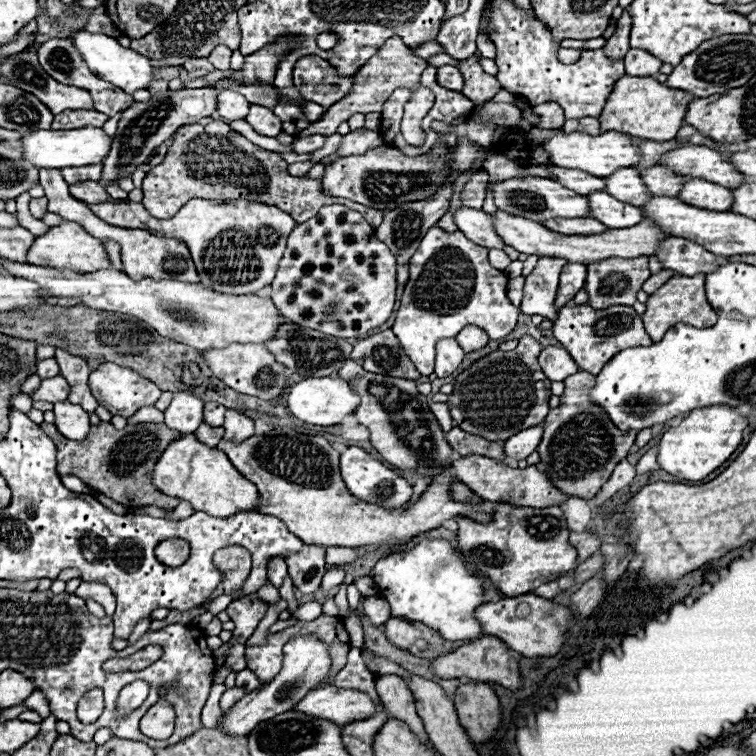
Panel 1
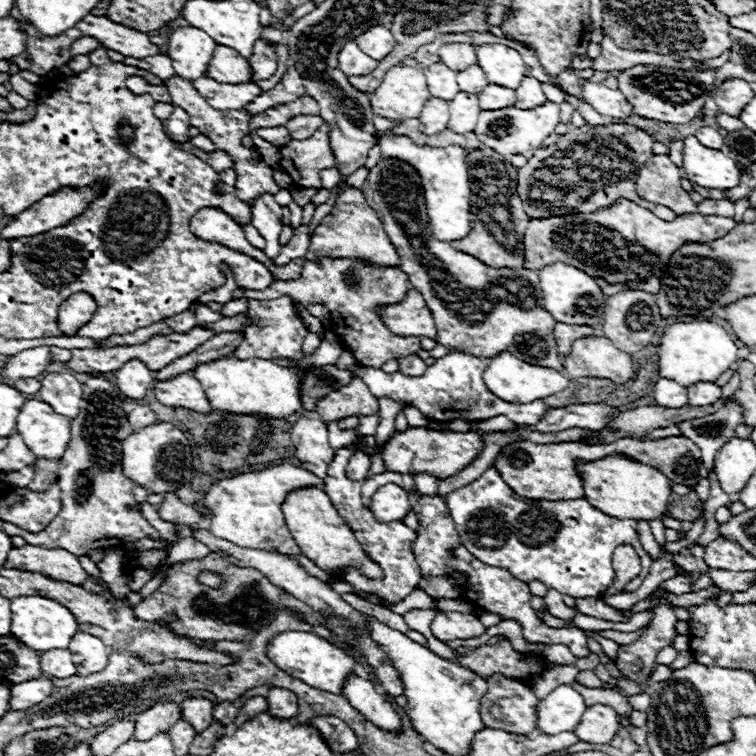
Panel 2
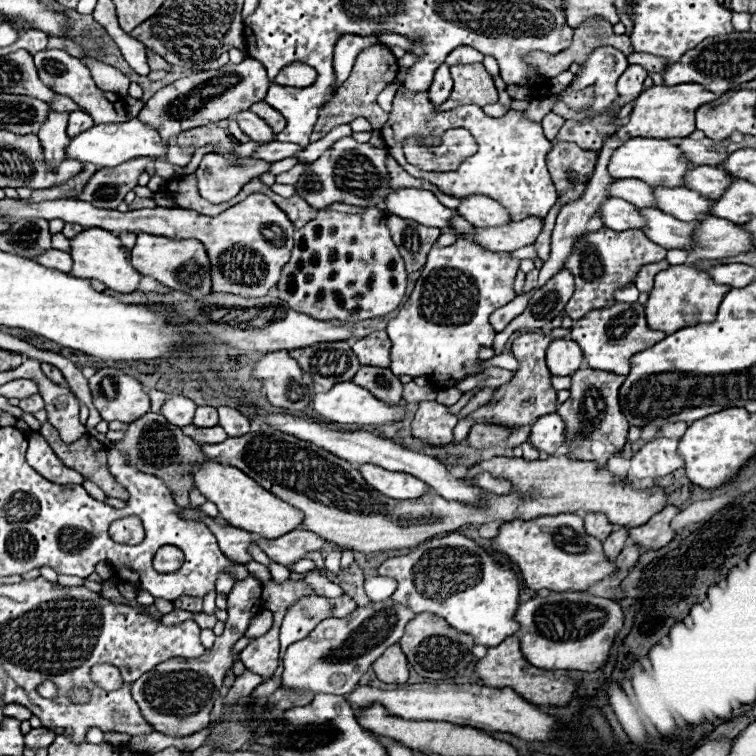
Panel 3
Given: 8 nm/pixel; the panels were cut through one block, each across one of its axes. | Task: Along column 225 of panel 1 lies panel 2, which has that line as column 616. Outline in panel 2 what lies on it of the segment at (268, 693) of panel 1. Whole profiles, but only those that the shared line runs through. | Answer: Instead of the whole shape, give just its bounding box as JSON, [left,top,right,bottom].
[574,704,620,744]

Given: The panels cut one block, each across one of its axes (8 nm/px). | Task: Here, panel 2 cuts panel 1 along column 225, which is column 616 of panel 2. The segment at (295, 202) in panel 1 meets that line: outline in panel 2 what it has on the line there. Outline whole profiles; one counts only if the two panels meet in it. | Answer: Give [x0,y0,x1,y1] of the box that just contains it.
[518,122,676,220]

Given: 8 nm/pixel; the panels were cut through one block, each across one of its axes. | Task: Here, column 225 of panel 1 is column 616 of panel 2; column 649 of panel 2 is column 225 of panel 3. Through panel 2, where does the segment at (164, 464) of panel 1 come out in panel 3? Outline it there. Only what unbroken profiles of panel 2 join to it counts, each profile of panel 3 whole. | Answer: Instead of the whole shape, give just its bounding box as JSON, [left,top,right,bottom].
[192,460,304,540]

